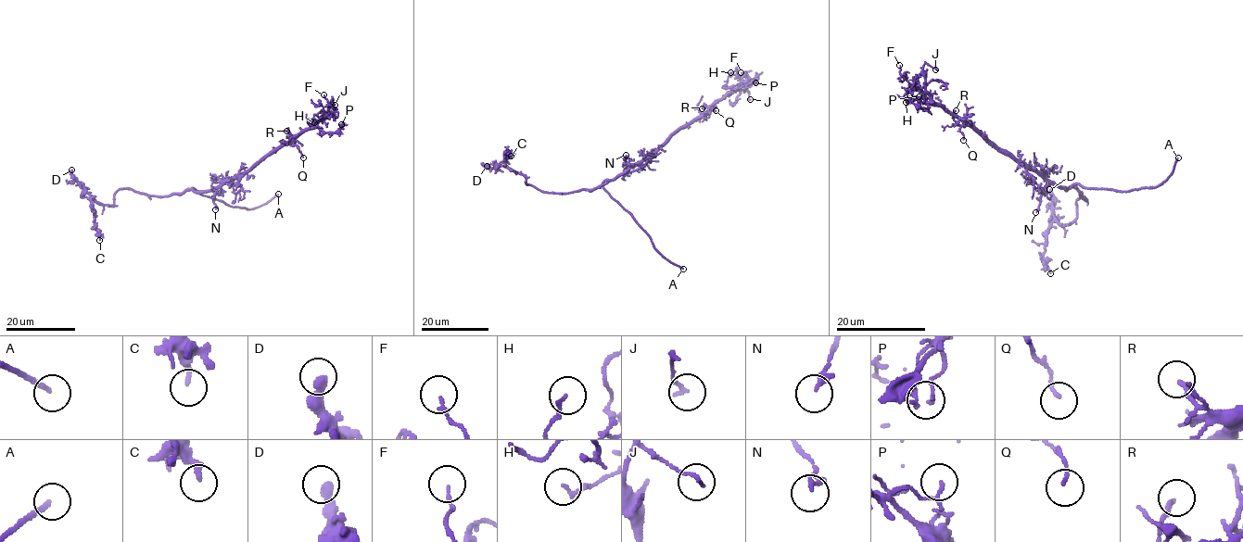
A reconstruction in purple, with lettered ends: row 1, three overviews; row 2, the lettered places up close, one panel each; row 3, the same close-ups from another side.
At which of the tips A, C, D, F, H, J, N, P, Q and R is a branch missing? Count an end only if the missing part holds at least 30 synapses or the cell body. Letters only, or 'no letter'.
A

